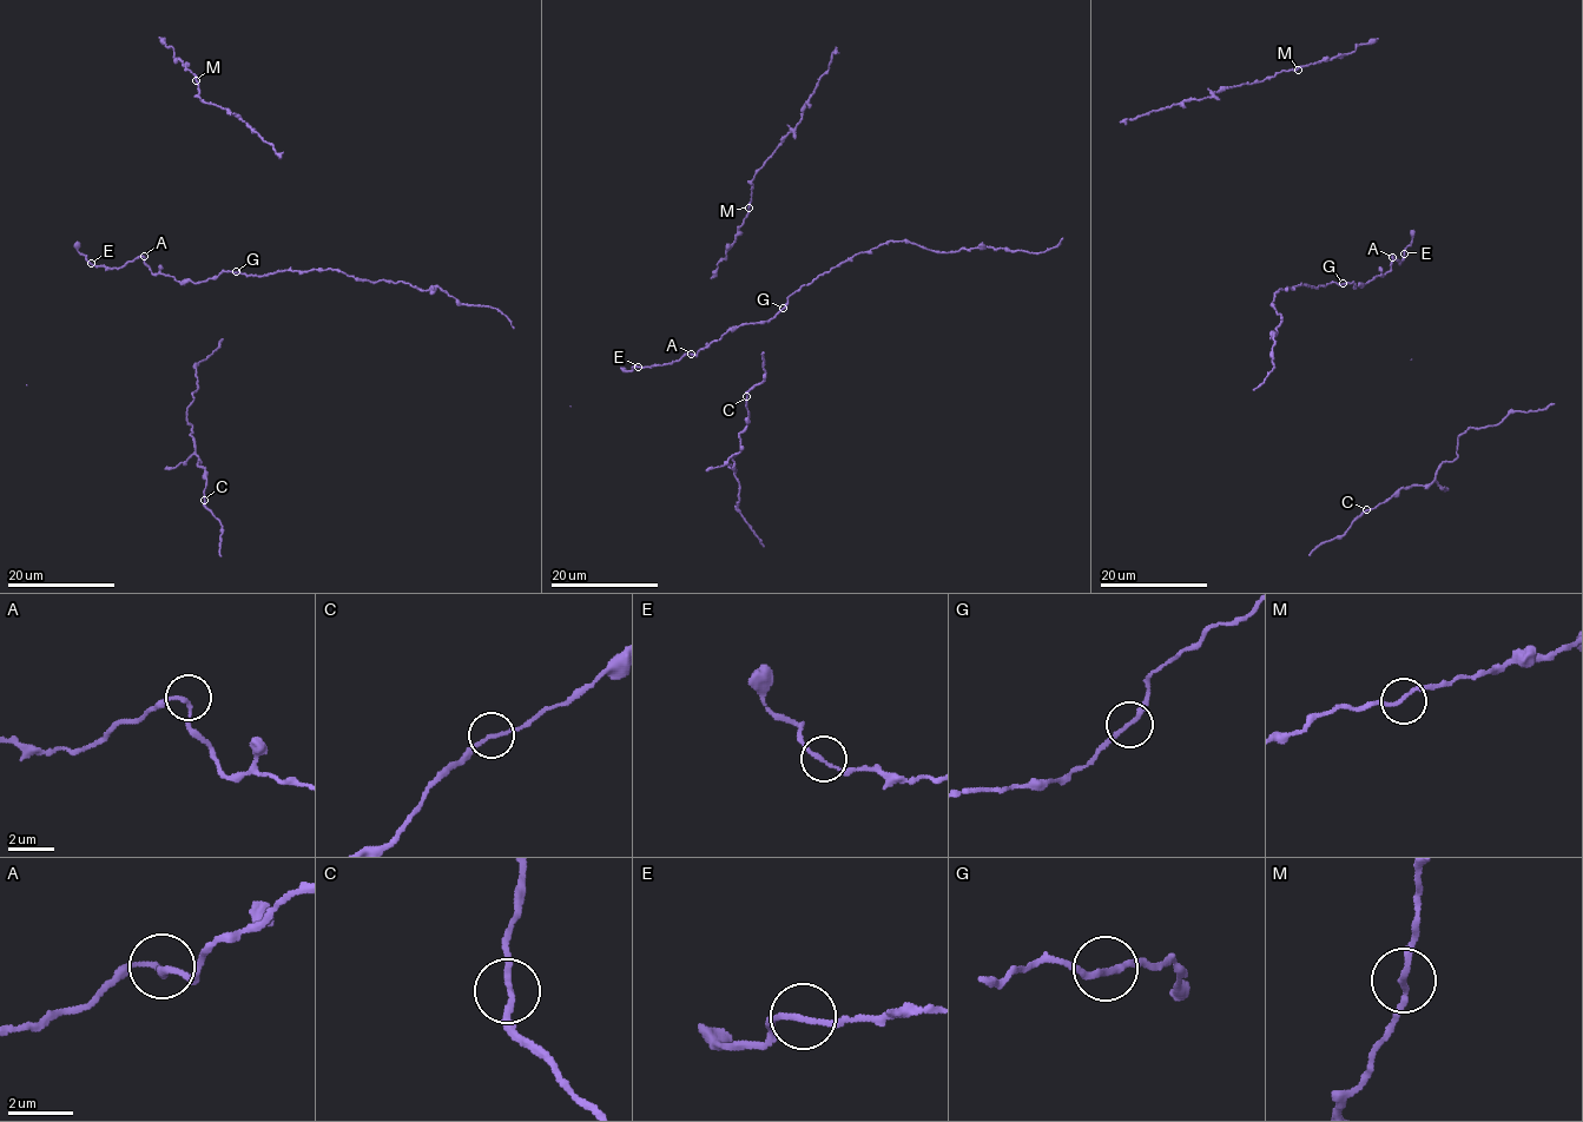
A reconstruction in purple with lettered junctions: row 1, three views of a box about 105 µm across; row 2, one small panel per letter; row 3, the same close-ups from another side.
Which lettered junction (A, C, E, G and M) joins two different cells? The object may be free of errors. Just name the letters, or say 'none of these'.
none of these

